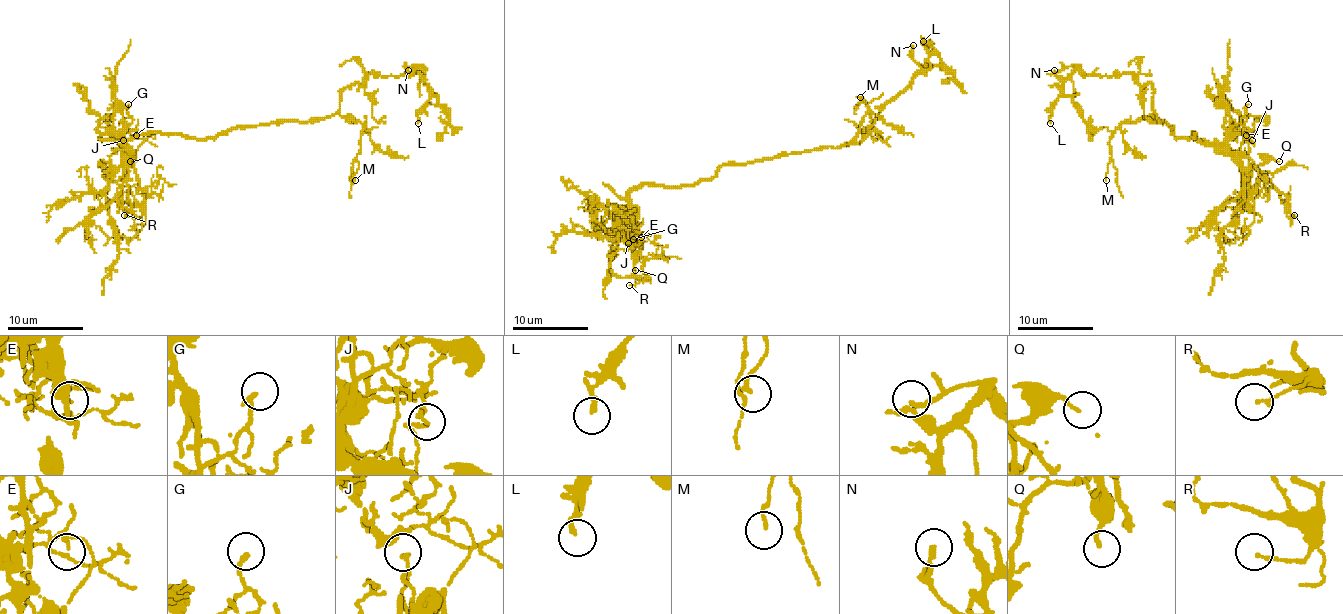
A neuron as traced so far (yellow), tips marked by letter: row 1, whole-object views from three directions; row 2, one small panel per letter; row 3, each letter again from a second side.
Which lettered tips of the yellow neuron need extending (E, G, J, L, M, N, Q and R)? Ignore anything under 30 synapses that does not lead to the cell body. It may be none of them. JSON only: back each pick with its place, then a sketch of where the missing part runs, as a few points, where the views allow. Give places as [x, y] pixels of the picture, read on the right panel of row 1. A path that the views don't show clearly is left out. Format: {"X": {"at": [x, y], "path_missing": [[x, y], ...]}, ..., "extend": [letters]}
{"extend": []}

